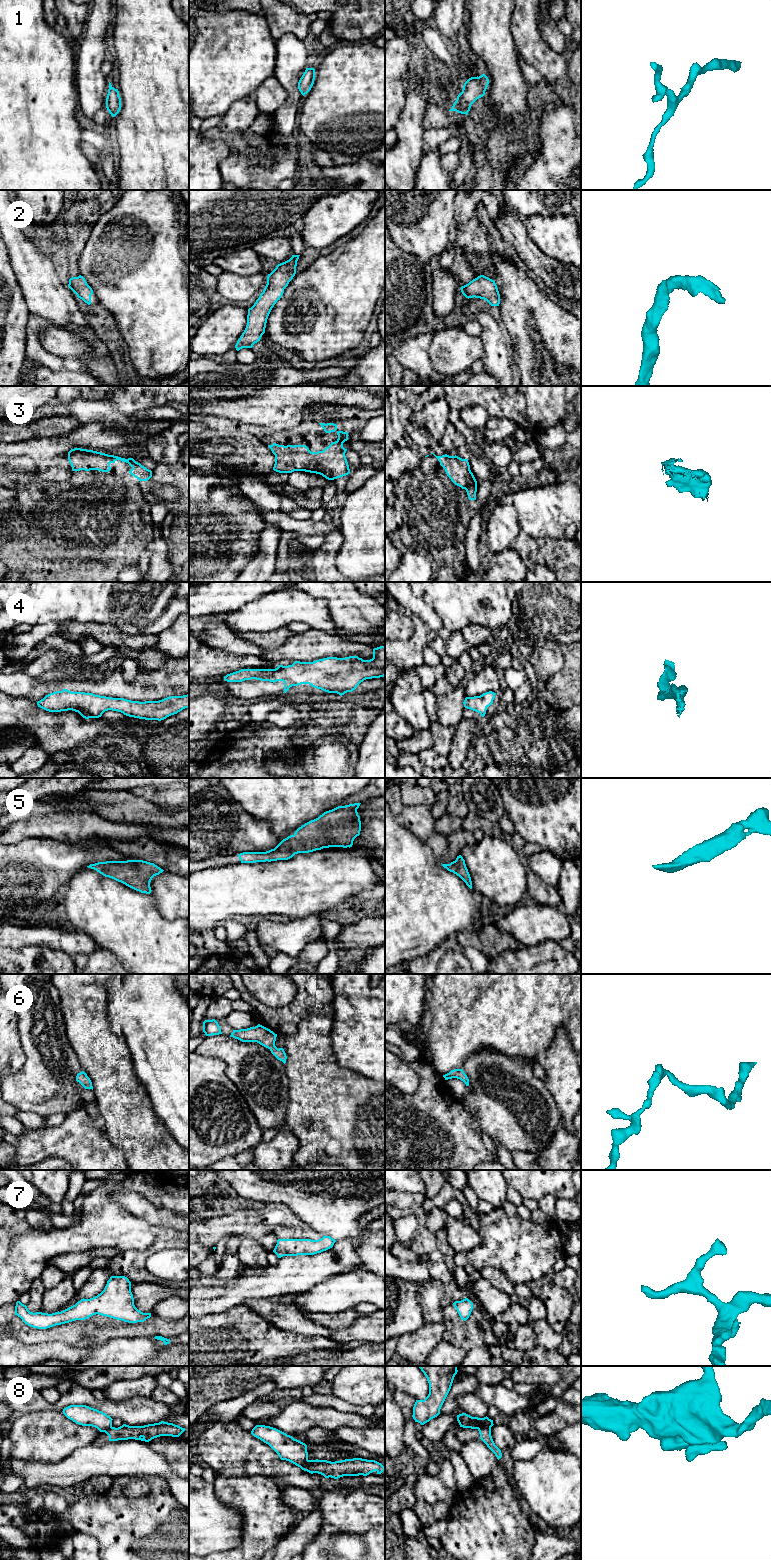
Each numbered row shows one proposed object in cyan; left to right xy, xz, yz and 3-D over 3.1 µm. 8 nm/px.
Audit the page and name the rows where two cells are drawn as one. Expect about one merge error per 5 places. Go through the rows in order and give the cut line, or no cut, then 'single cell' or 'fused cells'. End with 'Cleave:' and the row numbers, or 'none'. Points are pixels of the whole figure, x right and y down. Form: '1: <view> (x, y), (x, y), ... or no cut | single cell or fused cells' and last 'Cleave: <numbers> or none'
1: no cut | single cell
2: no cut | single cell
3: no cut | single cell
4: no cut | single cell
5: no cut | single cell
6: no cut | single cell
7: no cut | single cell
8: yz (490, 1427), (480, 1427), (478, 1429) | fused cells
Cleave: 8

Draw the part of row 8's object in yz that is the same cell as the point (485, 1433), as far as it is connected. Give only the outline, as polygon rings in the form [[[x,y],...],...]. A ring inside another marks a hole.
[[[483,1427],[479,1428],[478,1431],[480,1434],[480,1439],[487,1445],[487,1447],[495,1454],[495,1456],[499,1460],[502,1457],[502,1453],[492,1439],[491,1428]]]

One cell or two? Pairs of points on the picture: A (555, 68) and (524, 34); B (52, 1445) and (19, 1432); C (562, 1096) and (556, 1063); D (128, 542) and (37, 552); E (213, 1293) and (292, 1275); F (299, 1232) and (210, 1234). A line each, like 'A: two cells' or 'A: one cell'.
A: one cell
B: one cell
C: one cell
D: one cell
E: one cell
F: two cells

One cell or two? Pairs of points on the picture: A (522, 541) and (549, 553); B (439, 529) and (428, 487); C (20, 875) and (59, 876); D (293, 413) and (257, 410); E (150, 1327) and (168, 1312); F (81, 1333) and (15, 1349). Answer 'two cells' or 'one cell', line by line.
A: one cell
B: one cell
C: one cell
D: one cell
E: two cells
F: two cells

